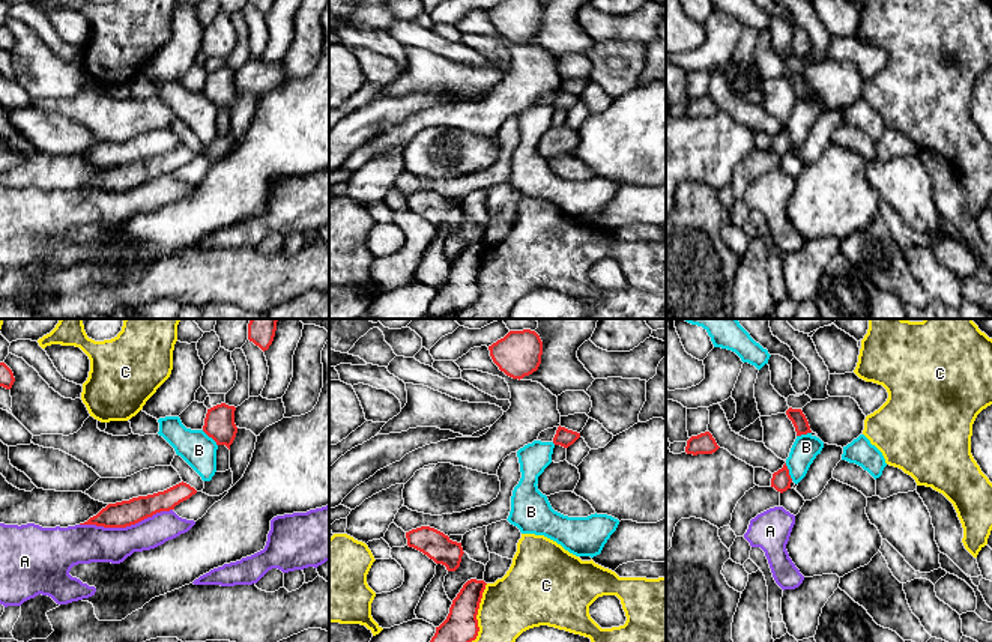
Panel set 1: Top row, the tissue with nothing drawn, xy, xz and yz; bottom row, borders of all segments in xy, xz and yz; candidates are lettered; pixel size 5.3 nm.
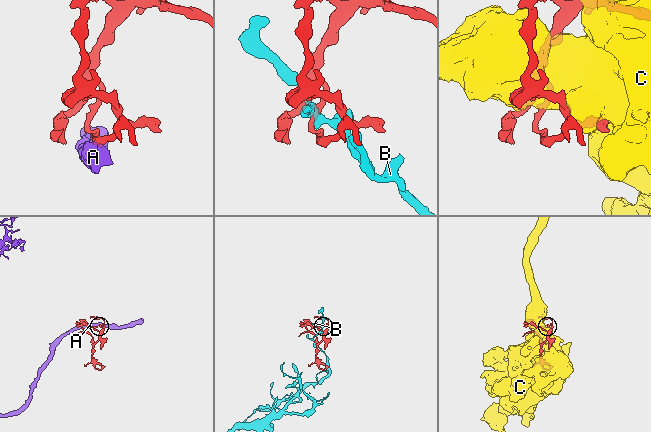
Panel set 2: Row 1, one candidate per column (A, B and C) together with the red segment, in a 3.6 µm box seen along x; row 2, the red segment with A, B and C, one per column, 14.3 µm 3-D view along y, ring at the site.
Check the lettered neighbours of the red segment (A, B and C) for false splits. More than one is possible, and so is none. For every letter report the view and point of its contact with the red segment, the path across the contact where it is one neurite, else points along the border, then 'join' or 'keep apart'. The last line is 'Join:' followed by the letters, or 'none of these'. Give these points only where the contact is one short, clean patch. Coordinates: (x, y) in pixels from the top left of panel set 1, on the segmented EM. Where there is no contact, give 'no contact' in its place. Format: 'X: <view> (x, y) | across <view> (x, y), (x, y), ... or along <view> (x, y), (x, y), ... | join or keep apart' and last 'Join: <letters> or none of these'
A: xy (125, 526) | keep apart
B: yz (788, 472) | along yz (785, 463), (792, 480) | keep apart
C: xz (477, 614) | keep apart
Join: none of these

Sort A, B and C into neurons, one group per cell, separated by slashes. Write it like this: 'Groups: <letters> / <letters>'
Groups: A / B / C

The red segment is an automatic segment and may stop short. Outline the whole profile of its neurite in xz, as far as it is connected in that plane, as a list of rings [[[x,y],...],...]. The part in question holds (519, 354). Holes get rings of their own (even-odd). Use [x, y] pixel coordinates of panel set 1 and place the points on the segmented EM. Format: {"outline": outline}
{"outline": [[[510,331],[504,338],[488,346],[493,362],[513,379],[523,379],[538,370],[543,341],[535,331]]]}

